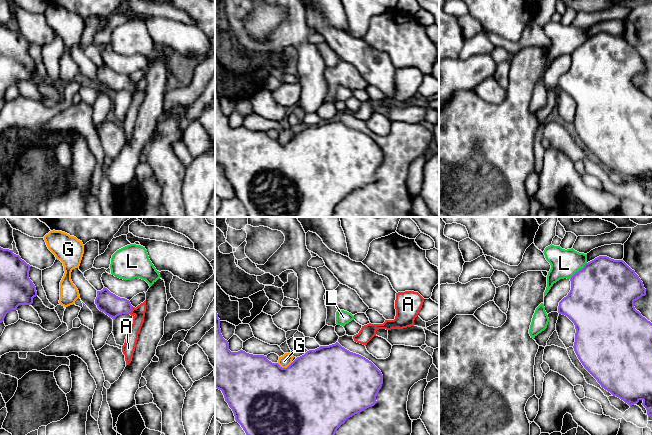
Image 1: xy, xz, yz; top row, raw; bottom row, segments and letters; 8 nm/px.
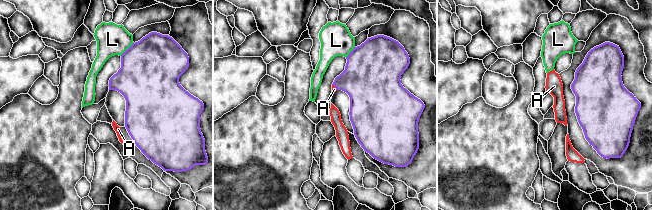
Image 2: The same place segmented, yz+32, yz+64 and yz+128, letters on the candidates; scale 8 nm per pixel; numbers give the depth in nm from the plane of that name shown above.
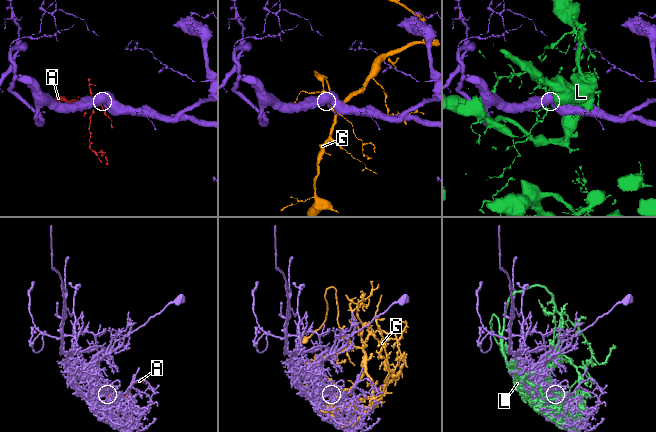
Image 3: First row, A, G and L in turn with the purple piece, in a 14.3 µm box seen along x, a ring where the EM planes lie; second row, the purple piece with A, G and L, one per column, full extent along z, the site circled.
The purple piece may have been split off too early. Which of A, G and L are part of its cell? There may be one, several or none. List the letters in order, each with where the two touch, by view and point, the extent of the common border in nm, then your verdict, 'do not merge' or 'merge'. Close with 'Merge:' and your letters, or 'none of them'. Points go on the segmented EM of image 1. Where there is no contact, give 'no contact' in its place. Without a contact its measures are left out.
A: meets purple in xy at (131, 309); contact 70 nm long; merge
G: meets purple in xz at (284, 368); contact 130 nm long; do not merge
L: meets purple in yz at (579, 270); contact 190 nm long; do not merge
Merge: A

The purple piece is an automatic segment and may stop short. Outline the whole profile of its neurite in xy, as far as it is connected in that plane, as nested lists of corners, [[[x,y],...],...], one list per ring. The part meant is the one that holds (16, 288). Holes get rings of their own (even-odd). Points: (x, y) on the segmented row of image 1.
[[[0,247],[0,323],[9,311],[17,310],[19,305],[31,305],[37,296],[36,287],[29,278],[30,267],[13,250]]]

